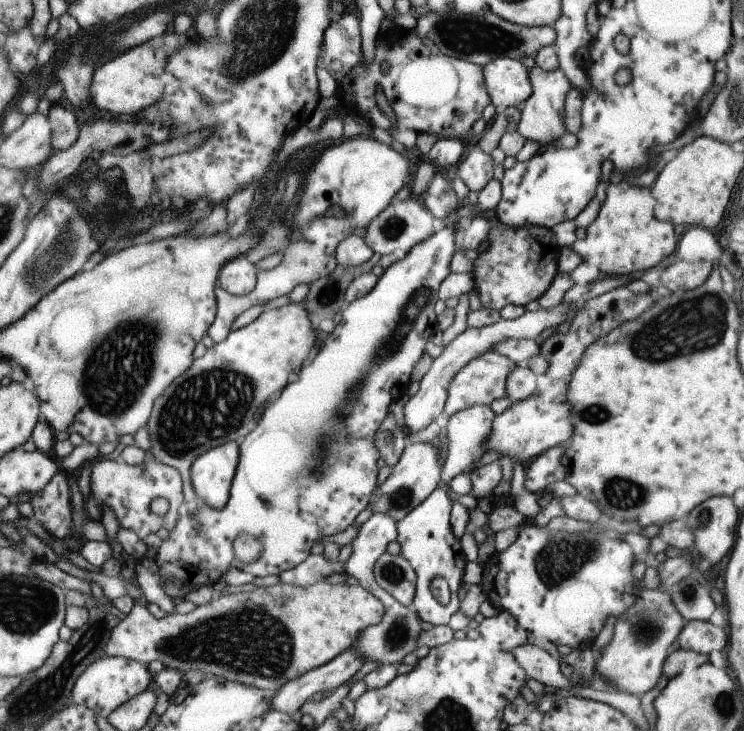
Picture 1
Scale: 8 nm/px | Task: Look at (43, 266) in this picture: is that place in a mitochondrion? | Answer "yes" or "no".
yes

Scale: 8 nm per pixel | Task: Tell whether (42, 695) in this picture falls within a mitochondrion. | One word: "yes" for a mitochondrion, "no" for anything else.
yes

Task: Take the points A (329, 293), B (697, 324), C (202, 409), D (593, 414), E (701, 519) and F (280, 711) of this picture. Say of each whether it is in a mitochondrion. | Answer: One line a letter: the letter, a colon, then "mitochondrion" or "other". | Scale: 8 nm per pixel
A: mitochondrion
B: mitochondrion
C: mitochondrion
D: mitochondrion
E: mitochondrion
F: other

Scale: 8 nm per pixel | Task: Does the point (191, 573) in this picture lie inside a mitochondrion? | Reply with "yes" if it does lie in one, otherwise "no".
no

